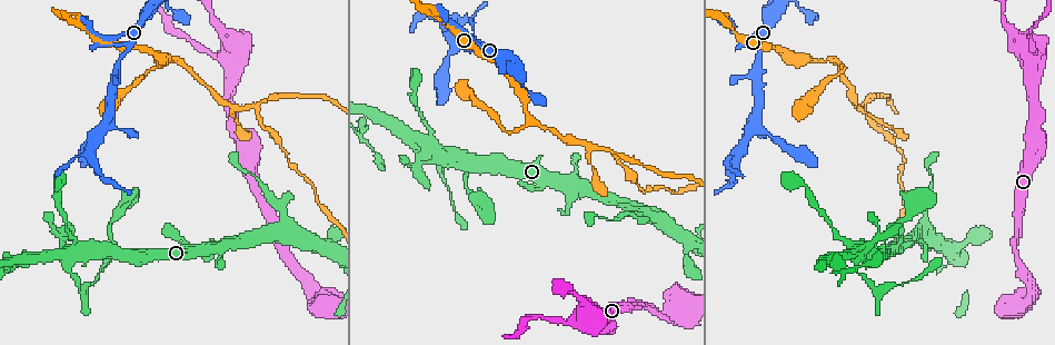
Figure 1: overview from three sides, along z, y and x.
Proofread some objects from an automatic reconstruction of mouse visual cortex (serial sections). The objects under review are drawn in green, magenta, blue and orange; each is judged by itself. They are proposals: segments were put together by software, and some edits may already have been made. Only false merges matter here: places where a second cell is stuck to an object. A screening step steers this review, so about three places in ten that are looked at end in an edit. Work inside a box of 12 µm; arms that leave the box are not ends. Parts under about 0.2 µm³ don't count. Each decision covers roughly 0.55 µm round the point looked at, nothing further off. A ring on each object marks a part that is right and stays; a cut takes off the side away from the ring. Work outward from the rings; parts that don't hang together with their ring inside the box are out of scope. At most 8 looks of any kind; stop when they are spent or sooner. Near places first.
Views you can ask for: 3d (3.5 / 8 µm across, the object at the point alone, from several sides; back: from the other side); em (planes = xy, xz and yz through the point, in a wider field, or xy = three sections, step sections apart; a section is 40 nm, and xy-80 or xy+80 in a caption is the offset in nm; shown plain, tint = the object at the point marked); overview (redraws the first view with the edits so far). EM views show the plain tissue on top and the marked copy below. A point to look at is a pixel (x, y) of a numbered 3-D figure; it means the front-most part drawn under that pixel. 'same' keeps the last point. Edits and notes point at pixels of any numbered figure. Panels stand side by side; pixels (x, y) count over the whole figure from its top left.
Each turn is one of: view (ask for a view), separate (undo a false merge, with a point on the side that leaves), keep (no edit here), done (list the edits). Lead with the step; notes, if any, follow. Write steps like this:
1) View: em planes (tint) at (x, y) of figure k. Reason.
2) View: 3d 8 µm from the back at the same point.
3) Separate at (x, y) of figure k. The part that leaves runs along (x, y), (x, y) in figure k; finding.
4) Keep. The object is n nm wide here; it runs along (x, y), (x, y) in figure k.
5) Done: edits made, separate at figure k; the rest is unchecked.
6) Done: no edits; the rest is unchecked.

View: 3d 3.5 µm at (1034, 53) of figure 1. Abrupt turn.

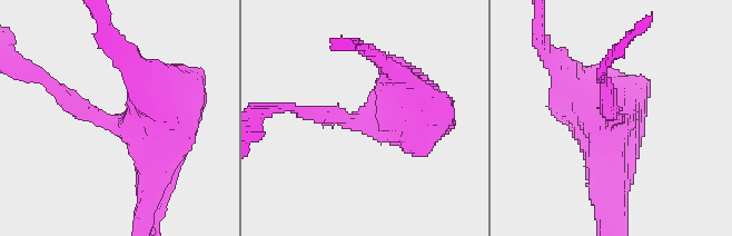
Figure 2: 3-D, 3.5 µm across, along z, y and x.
View: em planes (tint) at (125, 120) of figure 2. Need the tissue.

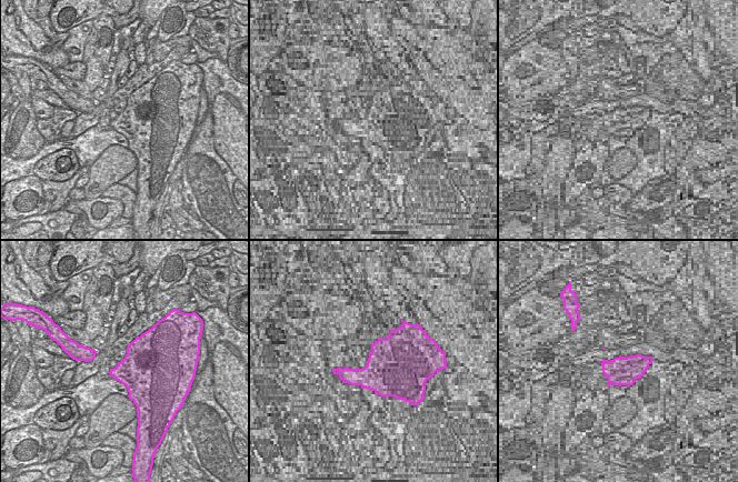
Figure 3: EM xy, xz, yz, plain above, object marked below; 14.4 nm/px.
Keep. The object is 600 nm wide here; it runs along (150, 199), (154, 130), (81, 110) in figure 2; all the same cell.

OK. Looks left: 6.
View: 3d 8 µm from the back at (105, 125) of figure 1. Two arms in line, one across.

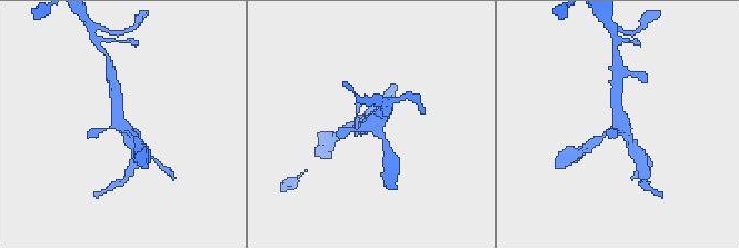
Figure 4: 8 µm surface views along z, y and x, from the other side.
View: em xy step 2 (tint) at (621, 124) of figure 4. Shape alone is not enough.

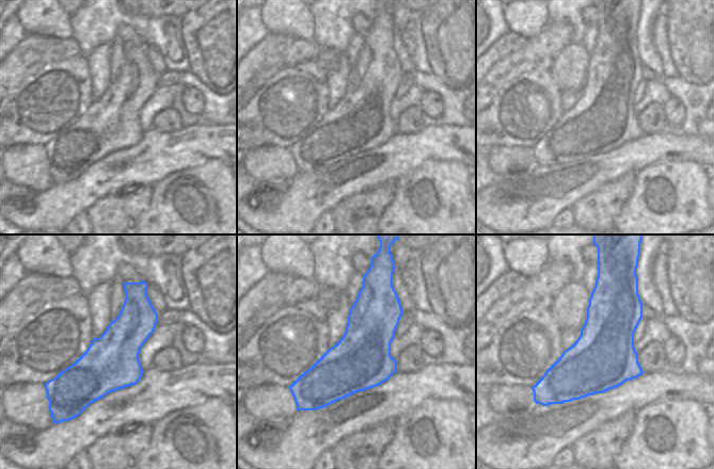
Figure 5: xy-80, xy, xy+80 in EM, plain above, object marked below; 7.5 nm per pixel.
Keep. It runs along (115, 92), (117, 118), (136, 147) in figure 4; one cell here.

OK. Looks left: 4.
View: 3d 3.5 µm at (829, 59) of figure 1. Branch point.

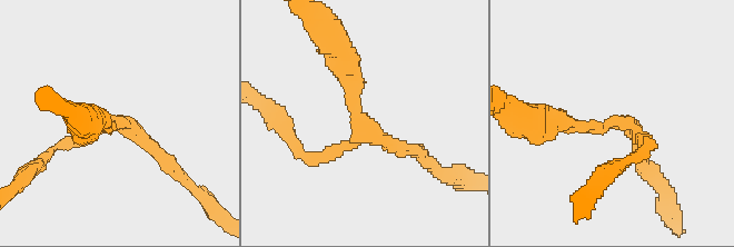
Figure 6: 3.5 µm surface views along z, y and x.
View: em planes (tint) at (118, 123) of figure 6. 3 arms meet here; the arms are 200, 200, 300 nm wide.

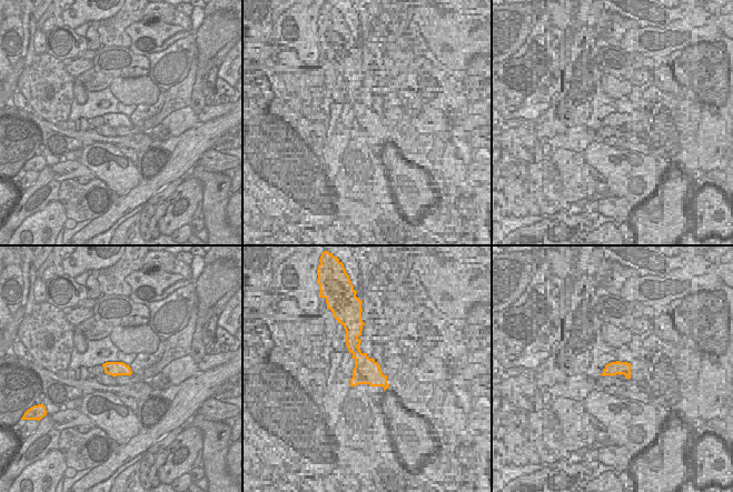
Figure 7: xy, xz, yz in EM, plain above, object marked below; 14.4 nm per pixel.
Keep. It runs along (344, 57), (357, 116), (416, 150) in figure 6; all the same cell.

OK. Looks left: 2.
Done: no edits; the rest is unchecked.

